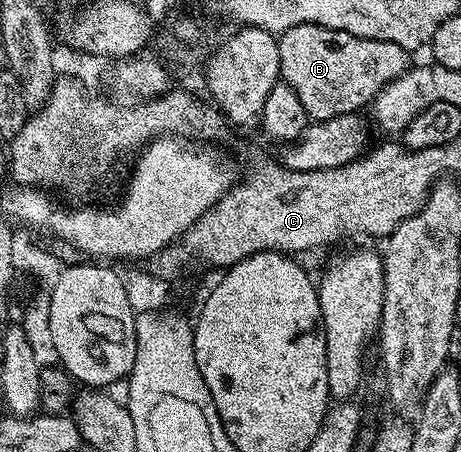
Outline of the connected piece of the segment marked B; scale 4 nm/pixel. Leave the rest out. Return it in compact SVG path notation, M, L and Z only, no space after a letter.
M324 25L289 27L289 31L278 34L278 39L281 55L279 75L282 84L297 91L297 99L301 99L301 107L305 107L311 121L328 121L346 113L359 113L362 105L363 108L370 106L386 85L406 73L409 68L408 50L397 47L397 43L354 37L345 31L327 29Z

